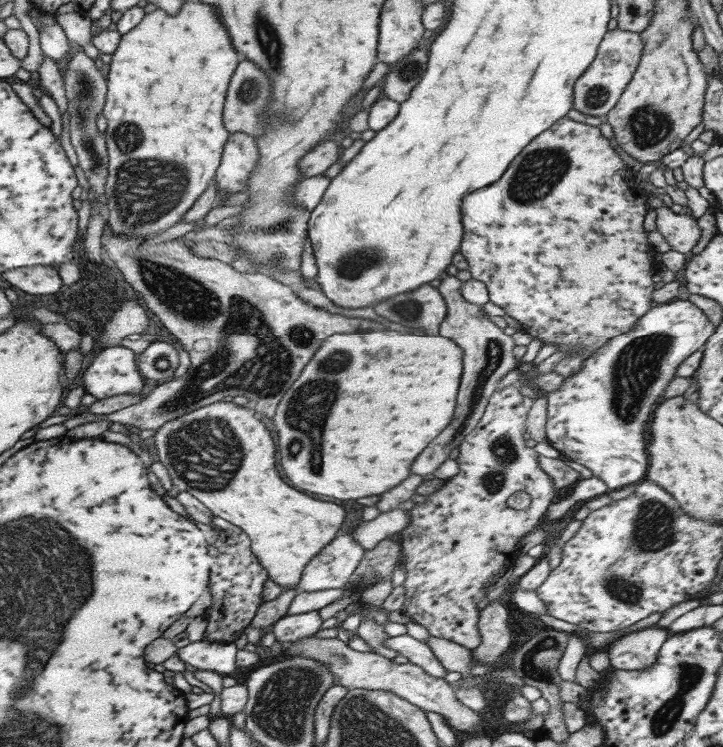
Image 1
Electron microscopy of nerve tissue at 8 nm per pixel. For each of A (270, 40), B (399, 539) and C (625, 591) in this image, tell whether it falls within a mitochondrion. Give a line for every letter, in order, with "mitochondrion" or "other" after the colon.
A: mitochondrion
B: other
C: mitochondrion

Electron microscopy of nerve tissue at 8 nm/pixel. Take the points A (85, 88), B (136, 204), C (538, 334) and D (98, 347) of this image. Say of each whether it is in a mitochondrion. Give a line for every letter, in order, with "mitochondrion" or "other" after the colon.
A: mitochondrion
B: mitochondrion
C: other
D: other

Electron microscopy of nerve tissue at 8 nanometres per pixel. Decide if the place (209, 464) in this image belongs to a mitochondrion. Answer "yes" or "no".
yes

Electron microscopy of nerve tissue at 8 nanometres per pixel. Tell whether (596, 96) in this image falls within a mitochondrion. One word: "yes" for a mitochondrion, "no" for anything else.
yes

